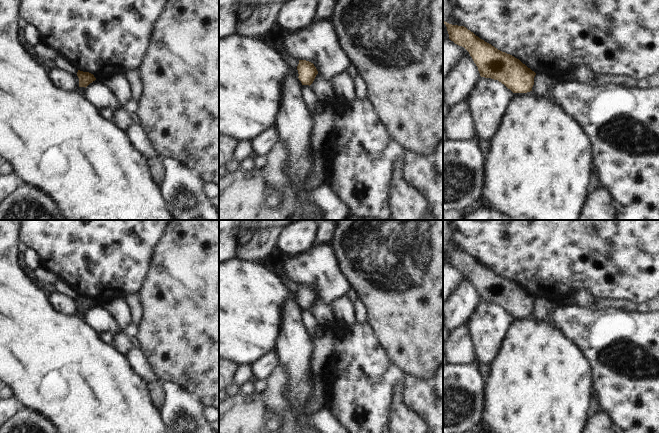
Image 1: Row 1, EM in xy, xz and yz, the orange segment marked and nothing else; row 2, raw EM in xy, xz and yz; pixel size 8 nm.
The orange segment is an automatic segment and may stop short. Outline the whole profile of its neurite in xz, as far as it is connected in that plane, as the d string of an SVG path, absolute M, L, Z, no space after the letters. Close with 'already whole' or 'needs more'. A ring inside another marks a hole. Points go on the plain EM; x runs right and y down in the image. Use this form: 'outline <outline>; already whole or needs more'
outline M299 284L297 290L298 302L301 305L302 309L311 309L318 298L318 295L313 287L306 284Z; already whole

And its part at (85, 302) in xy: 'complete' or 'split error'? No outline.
complete

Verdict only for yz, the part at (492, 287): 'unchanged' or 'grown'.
unchanged

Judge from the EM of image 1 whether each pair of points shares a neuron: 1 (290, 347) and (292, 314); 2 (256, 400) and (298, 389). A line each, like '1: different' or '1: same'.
1: same
2: different

